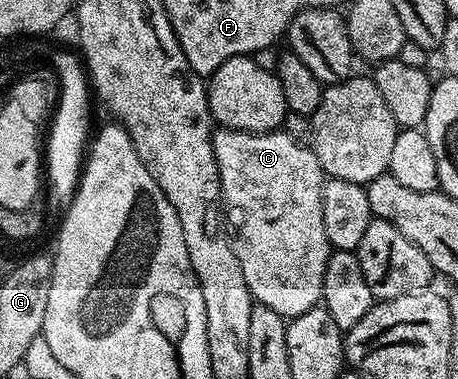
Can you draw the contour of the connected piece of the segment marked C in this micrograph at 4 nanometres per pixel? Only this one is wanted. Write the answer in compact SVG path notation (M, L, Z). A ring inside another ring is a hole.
M216 129L211 135L213 140L213 156L217 160L217 172L221 180L221 203L222 213L225 215L225 226L229 231L229 241L233 248L233 256L237 256L237 264L241 264L241 272L245 276L245 284L249 288L252 299L258 305L265 308L273 308L285 320L290 320L309 312L315 306L320 305L323 293L321 284L325 280L325 264L329 260L333 247L327 242L325 236L325 220L321 220L321 192L325 175L321 164L318 163L315 151L310 145L293 140L289 135L282 132L270 134L250 134L240 130Z

